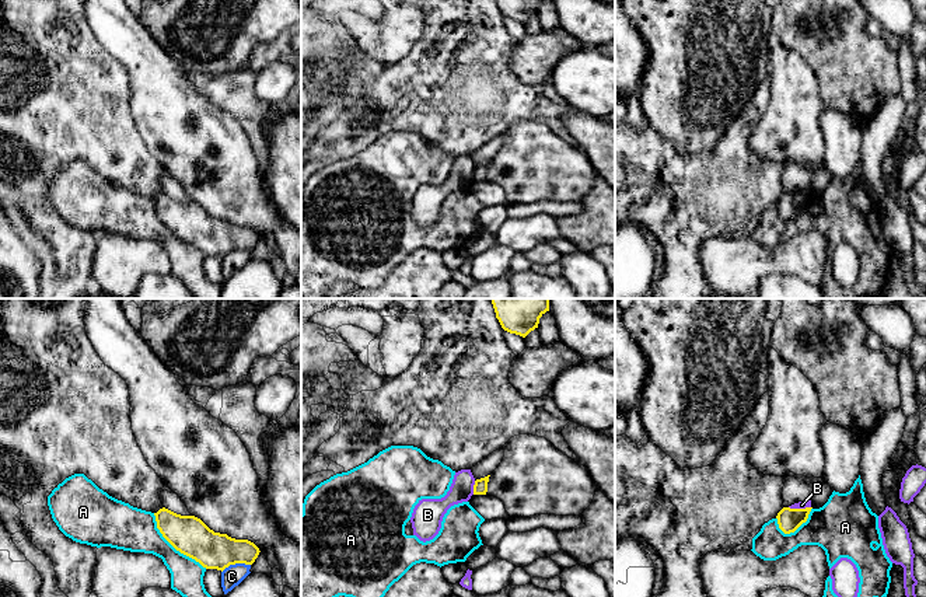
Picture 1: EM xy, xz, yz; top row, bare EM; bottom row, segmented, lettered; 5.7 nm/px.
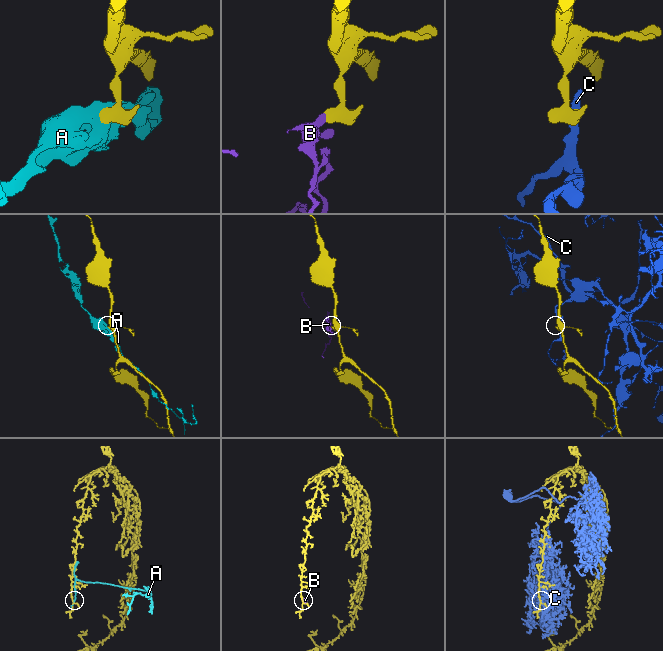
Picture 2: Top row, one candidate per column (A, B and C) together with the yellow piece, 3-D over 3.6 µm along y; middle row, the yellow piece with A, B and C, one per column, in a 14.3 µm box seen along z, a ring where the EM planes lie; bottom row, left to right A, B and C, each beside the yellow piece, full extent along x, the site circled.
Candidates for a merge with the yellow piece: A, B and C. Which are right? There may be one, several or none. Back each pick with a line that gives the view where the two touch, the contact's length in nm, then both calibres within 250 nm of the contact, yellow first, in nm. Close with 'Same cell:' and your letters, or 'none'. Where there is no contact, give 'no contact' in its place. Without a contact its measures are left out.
Same cell: none

